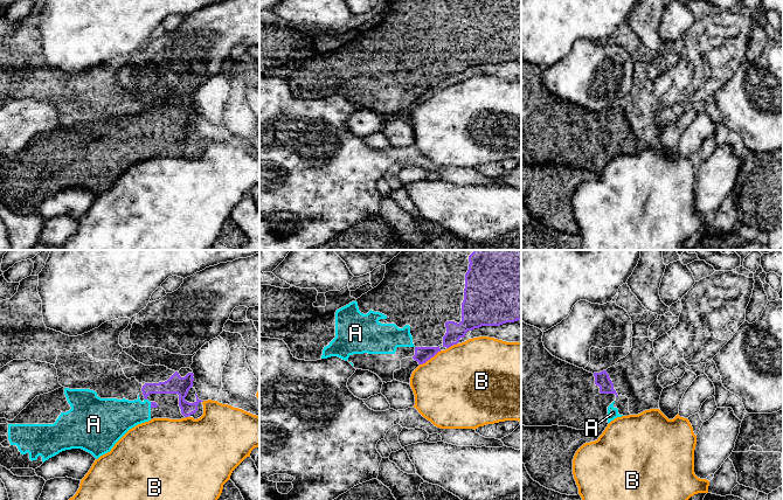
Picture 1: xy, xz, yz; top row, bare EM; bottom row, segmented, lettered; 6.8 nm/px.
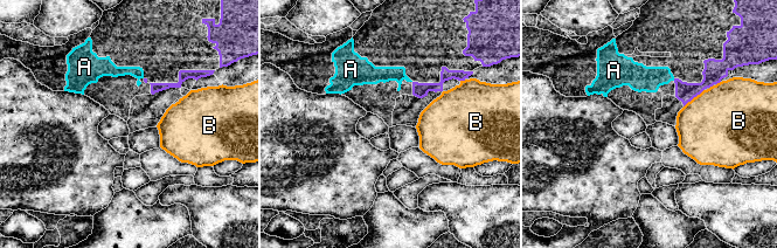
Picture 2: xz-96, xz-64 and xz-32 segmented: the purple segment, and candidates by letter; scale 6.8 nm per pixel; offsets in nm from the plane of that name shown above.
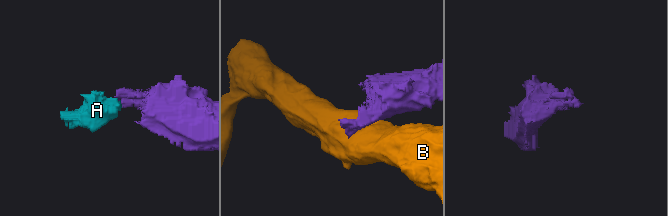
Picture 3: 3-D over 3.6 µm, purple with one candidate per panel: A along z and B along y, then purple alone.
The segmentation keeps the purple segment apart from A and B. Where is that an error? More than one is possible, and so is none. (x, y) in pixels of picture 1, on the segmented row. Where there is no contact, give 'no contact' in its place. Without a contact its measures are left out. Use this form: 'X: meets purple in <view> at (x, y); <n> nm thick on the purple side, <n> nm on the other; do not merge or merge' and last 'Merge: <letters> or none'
A: meets purple in xy at (151, 404); 50 nm thick on the purple side, 240 nm on the other; merge
B: meets purple in xz at (430, 358); 110 nm thick on the purple side, 500 nm on the other; do not merge
Merge: A

